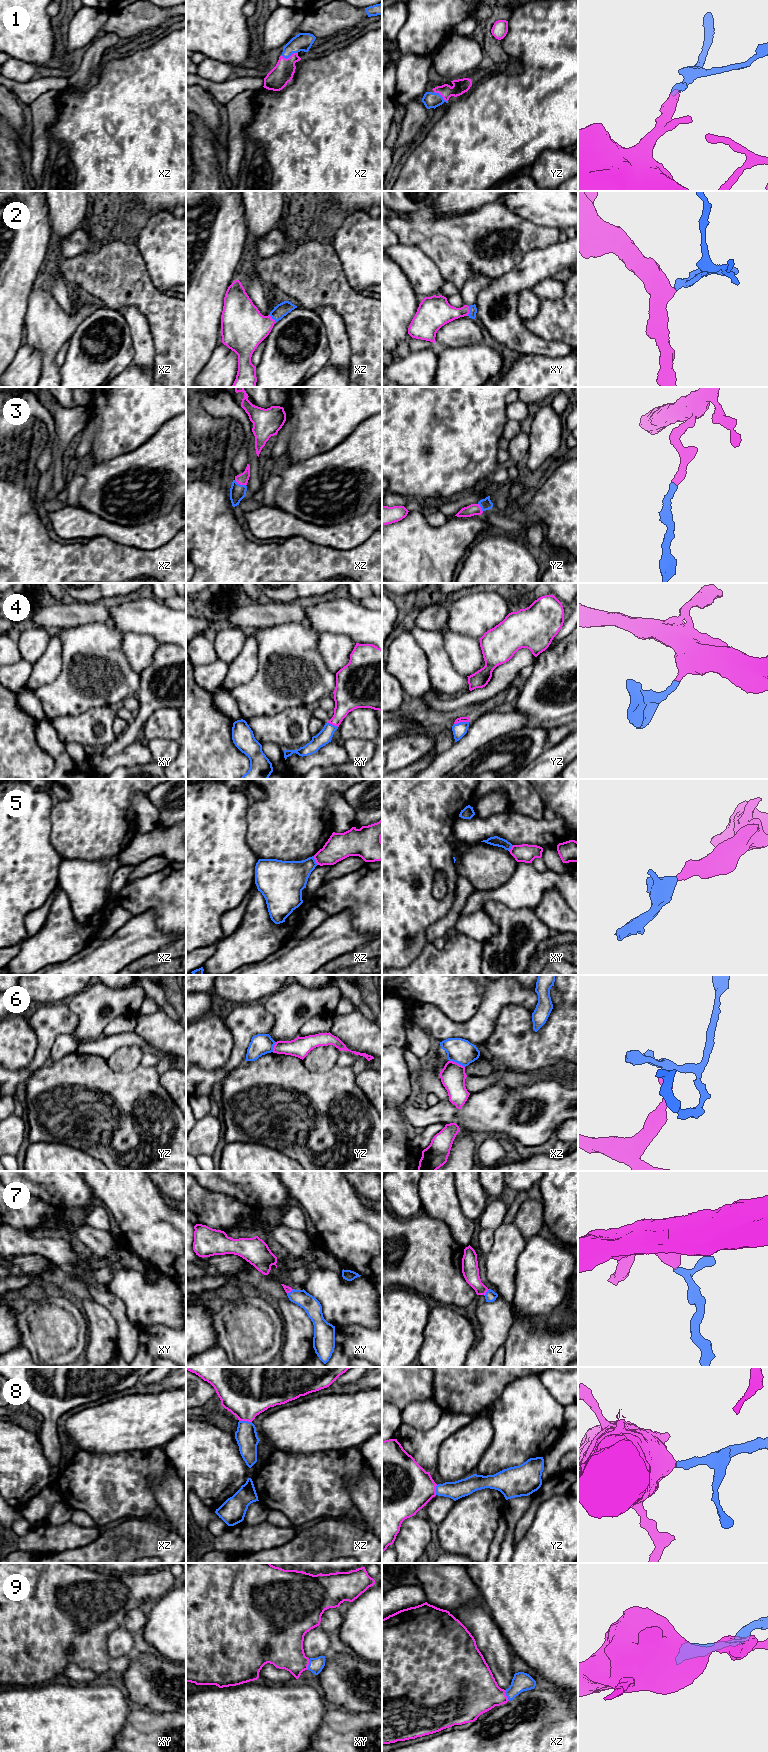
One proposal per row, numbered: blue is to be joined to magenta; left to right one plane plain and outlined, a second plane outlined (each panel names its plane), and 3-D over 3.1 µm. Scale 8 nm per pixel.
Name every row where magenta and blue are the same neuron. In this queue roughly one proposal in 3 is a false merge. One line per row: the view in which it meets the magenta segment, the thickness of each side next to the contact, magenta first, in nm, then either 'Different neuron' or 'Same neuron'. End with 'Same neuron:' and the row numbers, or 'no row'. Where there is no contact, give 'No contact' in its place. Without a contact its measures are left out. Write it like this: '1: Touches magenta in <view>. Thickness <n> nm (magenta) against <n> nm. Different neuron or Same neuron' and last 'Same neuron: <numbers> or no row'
1: Touches magenta in xz. Thickness 170 nm (magenta) against 140 nm. Same neuron
2: Touches magenta in xy. Thickness 220 nm (magenta) against 60 nm. Same neuron
3: Touches magenta in xz. Thickness 90 nm (magenta) against 130 nm. Same neuron
4: Touches magenta in yz. Thickness 50 nm (magenta) against 110 nm. Same neuron
5: Touches magenta in xz. Thickness 220 nm (magenta) against 280 nm. Different neuron
6: Touches magenta in xz. Thickness 200 nm (magenta) against 200 nm. Different neuron
7: Touches magenta in yz. Thickness 140 nm (magenta) against 90 nm. Same neuron
8: Touches magenta in xz. Thickness 440 nm (magenta) against 180 nm. Same neuron
9: Touches magenta in xy. Thickness 320 nm (magenta) against 120 nm. Same neuron
Same neuron: 1, 2, 3, 4, 7, 8, 9

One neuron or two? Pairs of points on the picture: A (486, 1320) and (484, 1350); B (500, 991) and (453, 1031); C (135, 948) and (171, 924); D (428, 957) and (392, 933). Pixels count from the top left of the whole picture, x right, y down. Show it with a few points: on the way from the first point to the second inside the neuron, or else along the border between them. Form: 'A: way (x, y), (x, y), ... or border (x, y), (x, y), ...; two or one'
A: way (486, 1327), (486, 1343); one
B: way (491, 1004), (490, 1008), (466, 1030); one
C: border (146, 912), (154, 912), (161, 931), (175, 934); two
D: border (427, 943), (409, 964); two

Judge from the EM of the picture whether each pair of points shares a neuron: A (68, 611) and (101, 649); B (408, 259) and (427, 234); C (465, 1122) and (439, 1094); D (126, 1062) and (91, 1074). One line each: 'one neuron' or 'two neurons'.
A: two neurons
B: two neurons
C: two neurons
D: two neurons

